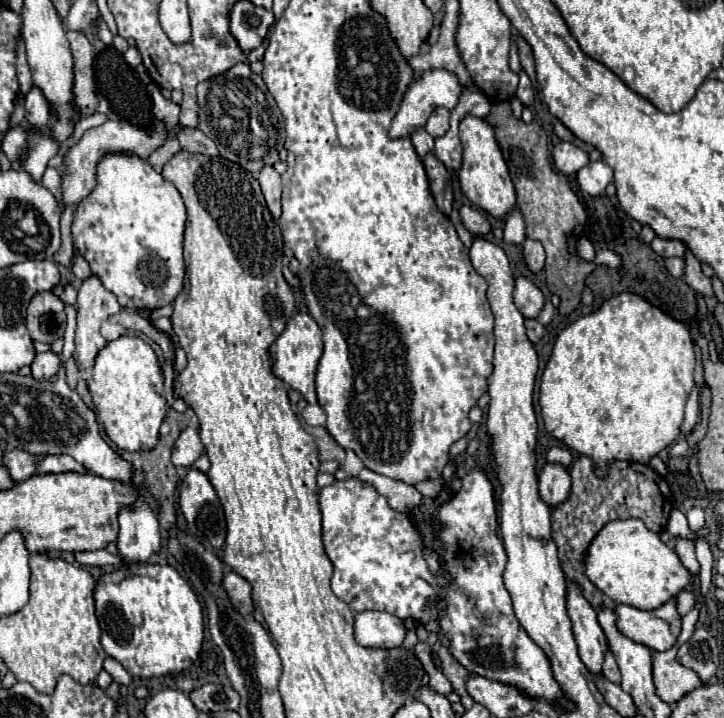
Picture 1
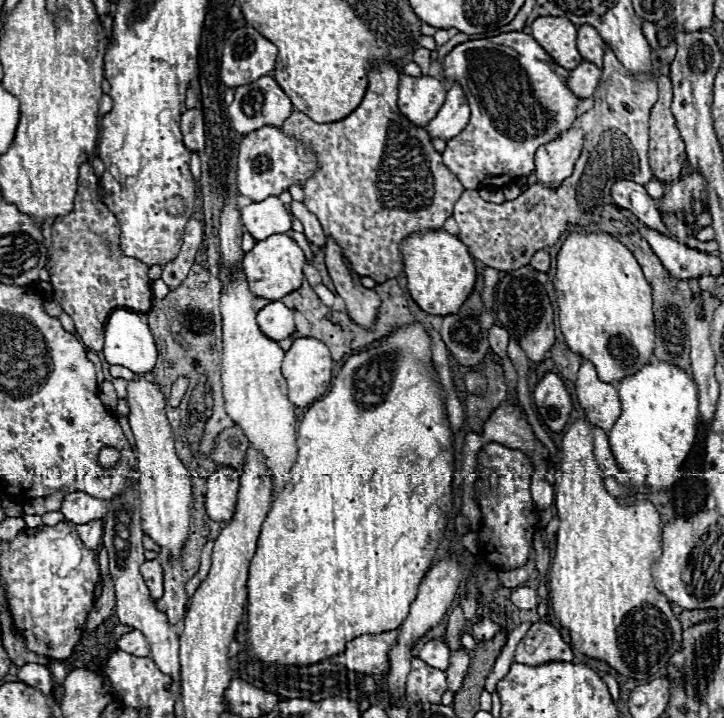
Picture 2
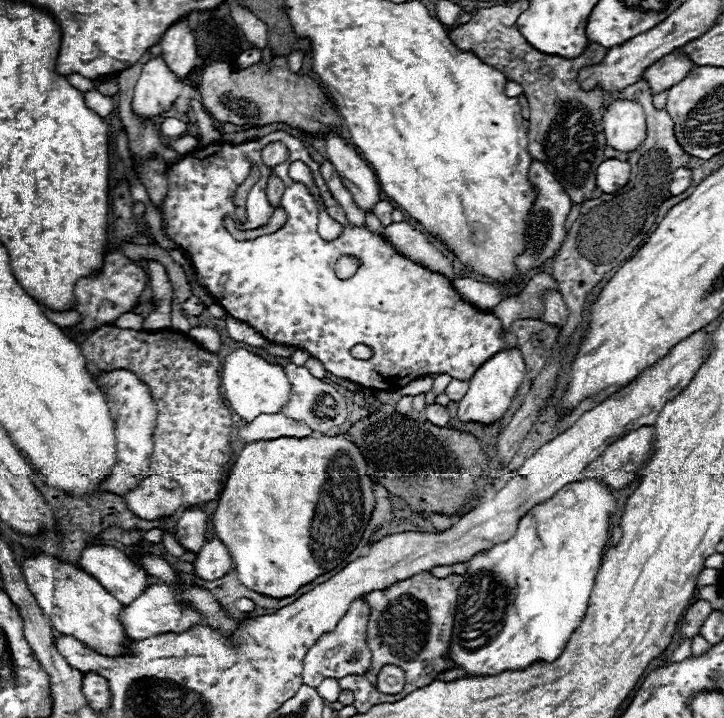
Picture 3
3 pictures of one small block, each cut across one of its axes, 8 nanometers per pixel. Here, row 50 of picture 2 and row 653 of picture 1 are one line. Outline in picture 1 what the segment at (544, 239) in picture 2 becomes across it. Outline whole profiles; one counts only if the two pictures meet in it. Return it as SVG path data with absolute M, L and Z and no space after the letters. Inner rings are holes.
M608 650L608 652L606 652L606 656L604 656L602 672L604 672L604 676L606 676L608 680L612 680L614 684L618 684L618 682L620 682L620 670L618 670L618 664L616 664L616 660L614 660L614 656L612 656L612 652L610 652L610 650Z

